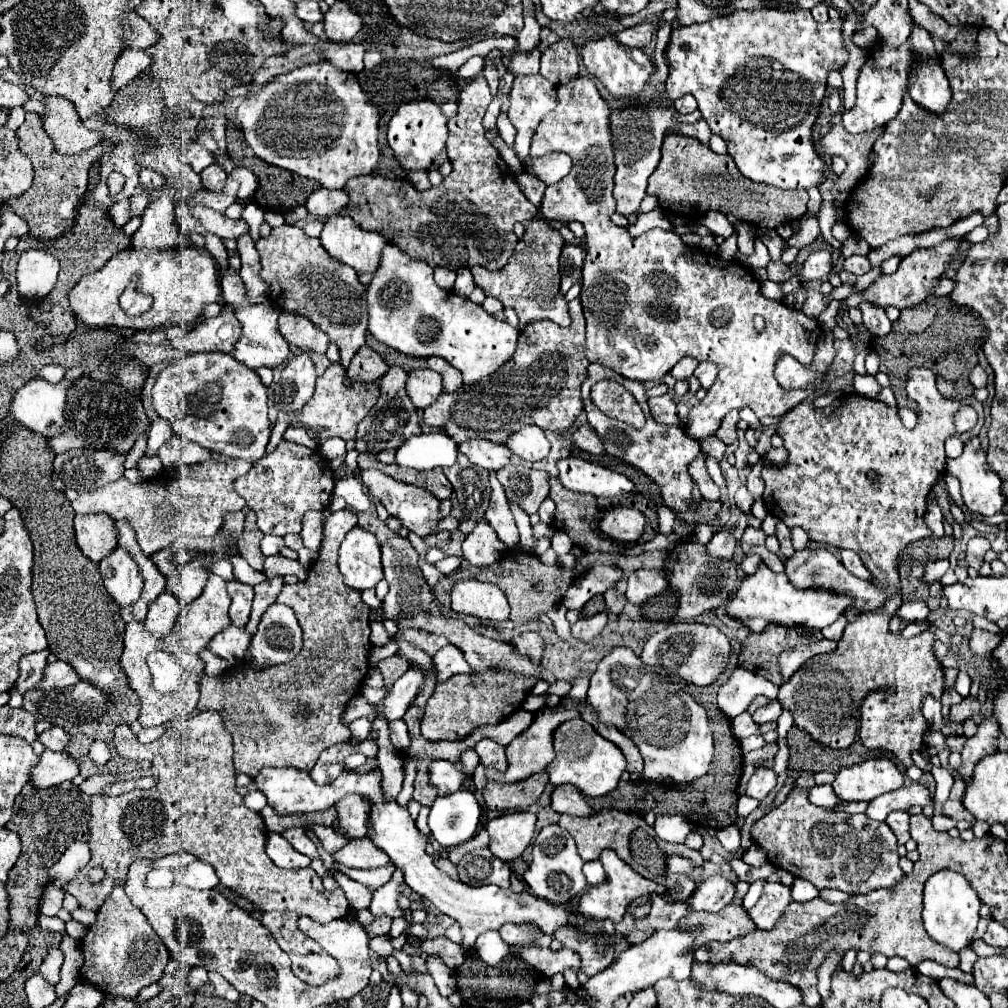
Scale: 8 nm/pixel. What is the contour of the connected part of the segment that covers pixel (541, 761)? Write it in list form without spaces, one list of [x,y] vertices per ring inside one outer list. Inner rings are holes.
[[[587,676],[577,678],[575,684],[573,684],[573,688],[571,688],[571,692],[569,692],[569,694],[571,694],[569,700],[561,700],[561,704],[559,704],[559,706],[563,706],[561,712],[555,712],[555,708],[545,708],[545,712],[543,712],[543,714],[537,714],[535,720],[533,720],[533,724],[531,724],[523,734],[519,734],[519,738],[515,738],[515,740],[505,748],[507,764],[509,764],[509,766],[507,766],[507,772],[501,774],[501,780],[503,780],[503,782],[511,782],[511,784],[513,784],[513,782],[521,782],[523,778],[529,778],[531,774],[543,772],[545,766],[547,766],[549,762],[553,762],[553,758],[555,758],[555,752],[553,752],[553,732],[555,732],[555,728],[557,728],[561,722],[579,716],[577,704],[585,700],[587,688],[589,688],[589,678],[587,678]]]

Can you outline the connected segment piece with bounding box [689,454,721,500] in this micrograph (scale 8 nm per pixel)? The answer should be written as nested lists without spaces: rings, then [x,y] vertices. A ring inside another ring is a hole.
[[[699,454],[691,464],[689,464],[689,470],[693,474],[693,482],[697,484],[699,492],[703,498],[707,500],[719,500],[719,486],[715,486],[715,482],[711,480],[709,472],[707,472],[707,466],[705,466],[705,454]]]

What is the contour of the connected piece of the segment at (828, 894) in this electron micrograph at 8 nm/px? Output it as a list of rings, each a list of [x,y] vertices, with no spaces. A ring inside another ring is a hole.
[[[827,888],[820,890],[819,896],[829,903],[845,902],[850,898],[850,895],[847,893]]]

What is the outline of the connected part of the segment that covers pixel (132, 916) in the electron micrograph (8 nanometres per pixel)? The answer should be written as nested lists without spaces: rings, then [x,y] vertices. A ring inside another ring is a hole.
[[[117,886],[107,902],[99,908],[97,922],[89,926],[85,938],[81,940],[81,952],[81,978],[103,992],[103,1002],[115,996],[135,998],[141,988],[159,982],[169,960],[165,944],[153,932],[145,914],[131,904],[123,886]]]

